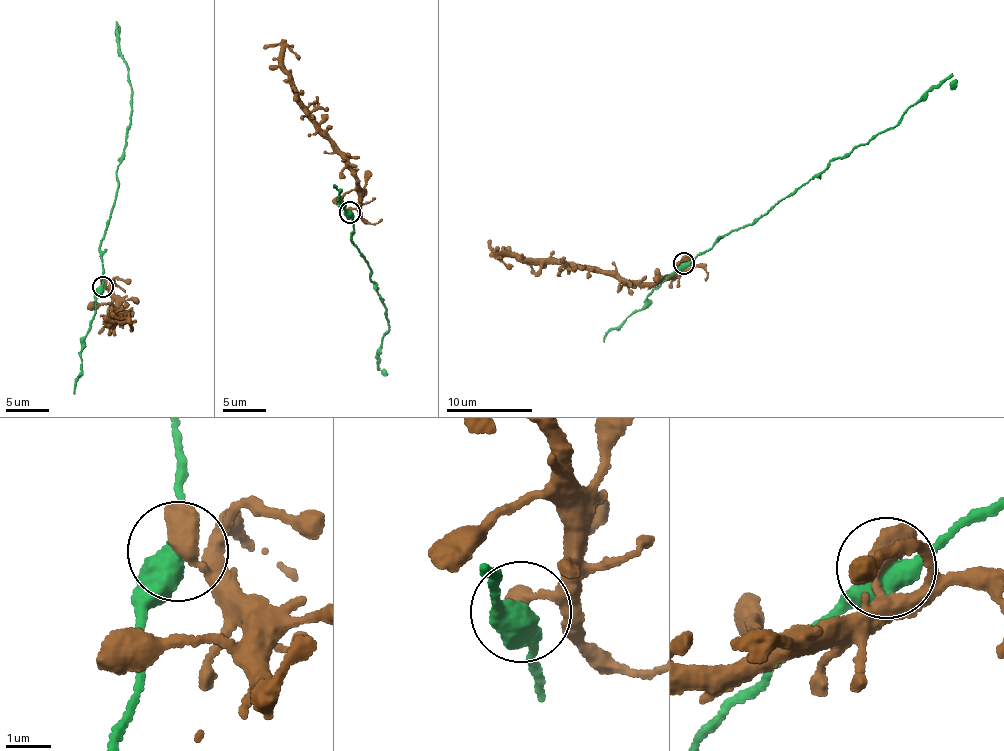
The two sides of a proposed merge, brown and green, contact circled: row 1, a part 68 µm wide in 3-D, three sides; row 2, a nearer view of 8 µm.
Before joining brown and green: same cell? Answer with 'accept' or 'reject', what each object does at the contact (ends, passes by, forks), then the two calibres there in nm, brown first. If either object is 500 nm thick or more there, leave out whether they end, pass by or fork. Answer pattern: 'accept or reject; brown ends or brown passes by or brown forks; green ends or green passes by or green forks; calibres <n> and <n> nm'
accept; calibres 600 and 480 nm

